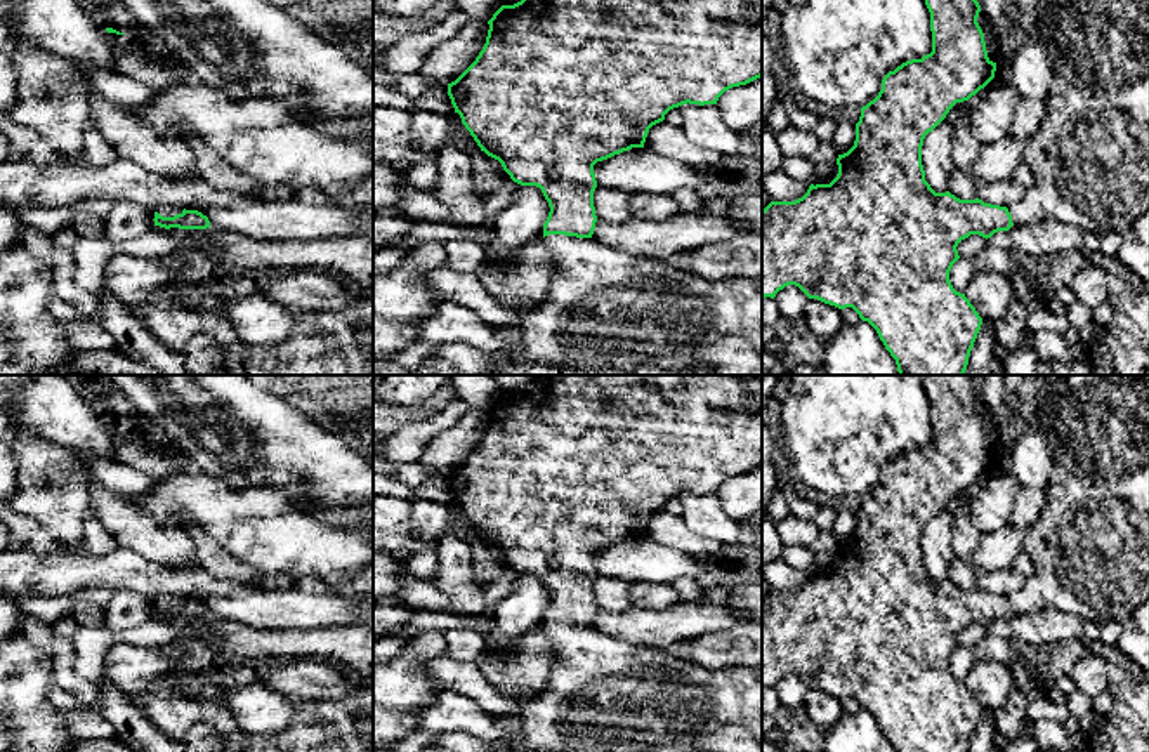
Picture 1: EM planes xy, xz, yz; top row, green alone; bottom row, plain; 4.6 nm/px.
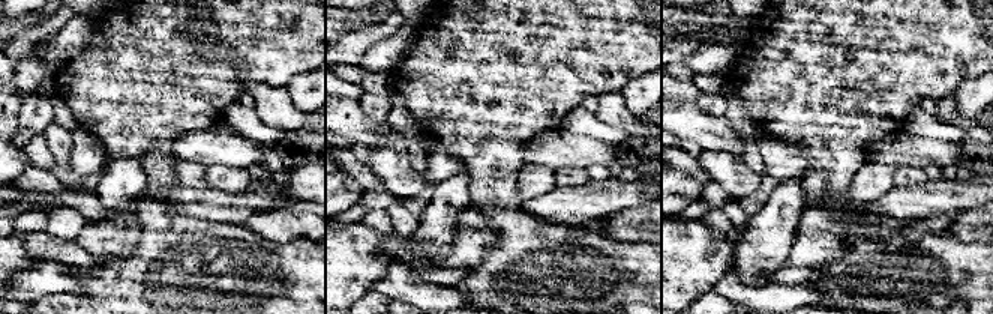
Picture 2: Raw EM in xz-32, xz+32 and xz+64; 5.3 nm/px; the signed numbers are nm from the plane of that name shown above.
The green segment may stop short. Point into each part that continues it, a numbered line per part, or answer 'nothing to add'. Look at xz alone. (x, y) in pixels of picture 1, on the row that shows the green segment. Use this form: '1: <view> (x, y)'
1: xz (603, 308)

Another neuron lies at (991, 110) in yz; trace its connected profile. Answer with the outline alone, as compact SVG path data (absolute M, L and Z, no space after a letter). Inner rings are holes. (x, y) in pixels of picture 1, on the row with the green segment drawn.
M1000 75L968 99L968 130L982 144L1010 137L1021 102L1019 92Z

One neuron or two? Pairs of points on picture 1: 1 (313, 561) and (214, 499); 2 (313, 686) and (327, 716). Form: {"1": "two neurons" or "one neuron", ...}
{"1": "one neuron", "2": "two neurons"}

